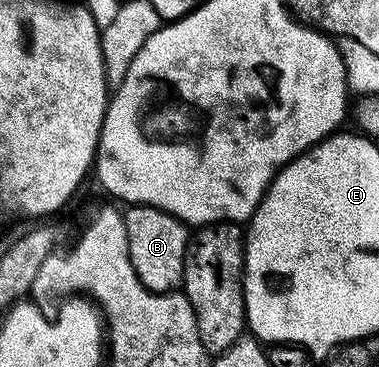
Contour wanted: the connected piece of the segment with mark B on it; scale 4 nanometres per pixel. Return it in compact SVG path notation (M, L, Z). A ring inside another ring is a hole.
M130 205L124 216L127 248L131 252L135 276L139 276L142 284L156 294L176 291L185 280L185 253L191 237L190 227L154 206Z

